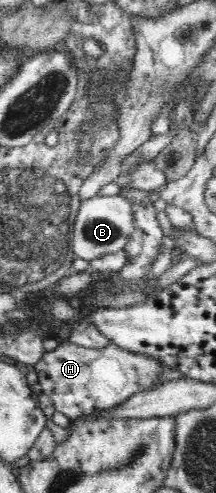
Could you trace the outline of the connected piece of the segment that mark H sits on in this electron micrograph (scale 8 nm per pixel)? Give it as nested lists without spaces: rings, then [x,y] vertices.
[[[69,340],[45,352],[34,364],[34,370],[35,380],[42,386],[42,392],[52,399],[56,411],[74,420],[93,410],[113,408],[131,394],[157,386],[160,383],[157,374],[163,370],[163,365],[153,357],[133,354],[111,342],[105,348],[94,349]]]

